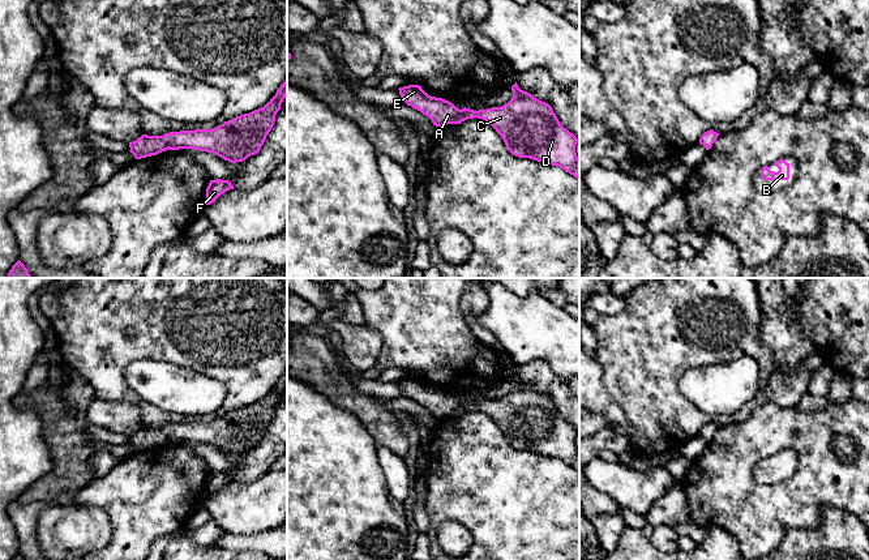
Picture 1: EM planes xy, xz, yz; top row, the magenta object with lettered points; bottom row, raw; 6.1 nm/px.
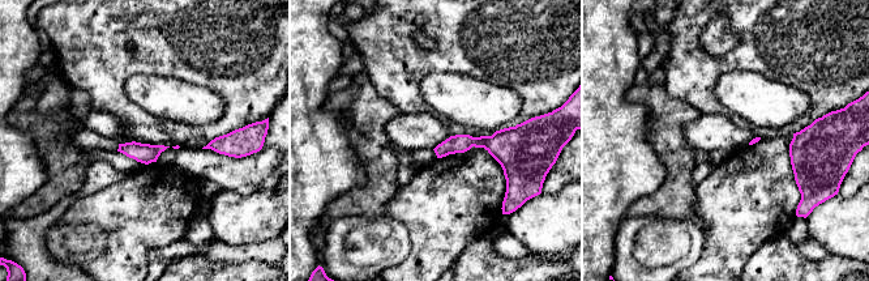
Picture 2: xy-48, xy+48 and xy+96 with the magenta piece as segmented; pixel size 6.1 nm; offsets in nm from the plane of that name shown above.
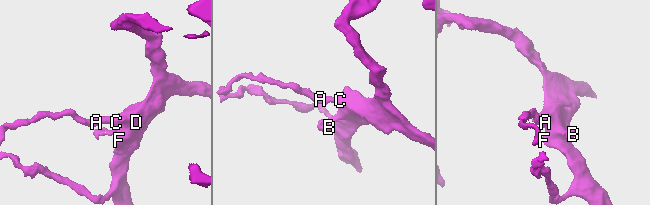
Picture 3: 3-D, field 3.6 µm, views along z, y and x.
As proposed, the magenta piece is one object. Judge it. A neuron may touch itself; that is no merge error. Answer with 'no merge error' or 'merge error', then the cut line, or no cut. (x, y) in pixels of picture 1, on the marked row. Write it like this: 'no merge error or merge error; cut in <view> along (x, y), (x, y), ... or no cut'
no merge error; no cut

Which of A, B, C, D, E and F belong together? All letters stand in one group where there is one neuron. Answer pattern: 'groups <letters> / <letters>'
groups A B C D E F

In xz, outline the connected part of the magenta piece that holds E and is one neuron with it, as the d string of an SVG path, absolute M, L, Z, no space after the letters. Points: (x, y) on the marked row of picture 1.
M517 82L508 103L479 111L459 110L449 101L428 95L419 85L398 90L407 106L428 116L436 127L483 119L496 129L513 155L557 166L579 179L575 153L579 140L560 124L548 103L521 90Z

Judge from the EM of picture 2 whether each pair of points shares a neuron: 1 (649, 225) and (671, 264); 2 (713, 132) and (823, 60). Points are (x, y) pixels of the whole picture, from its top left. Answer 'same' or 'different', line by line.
1: same
2: different

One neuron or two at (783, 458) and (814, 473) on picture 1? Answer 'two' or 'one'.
two

